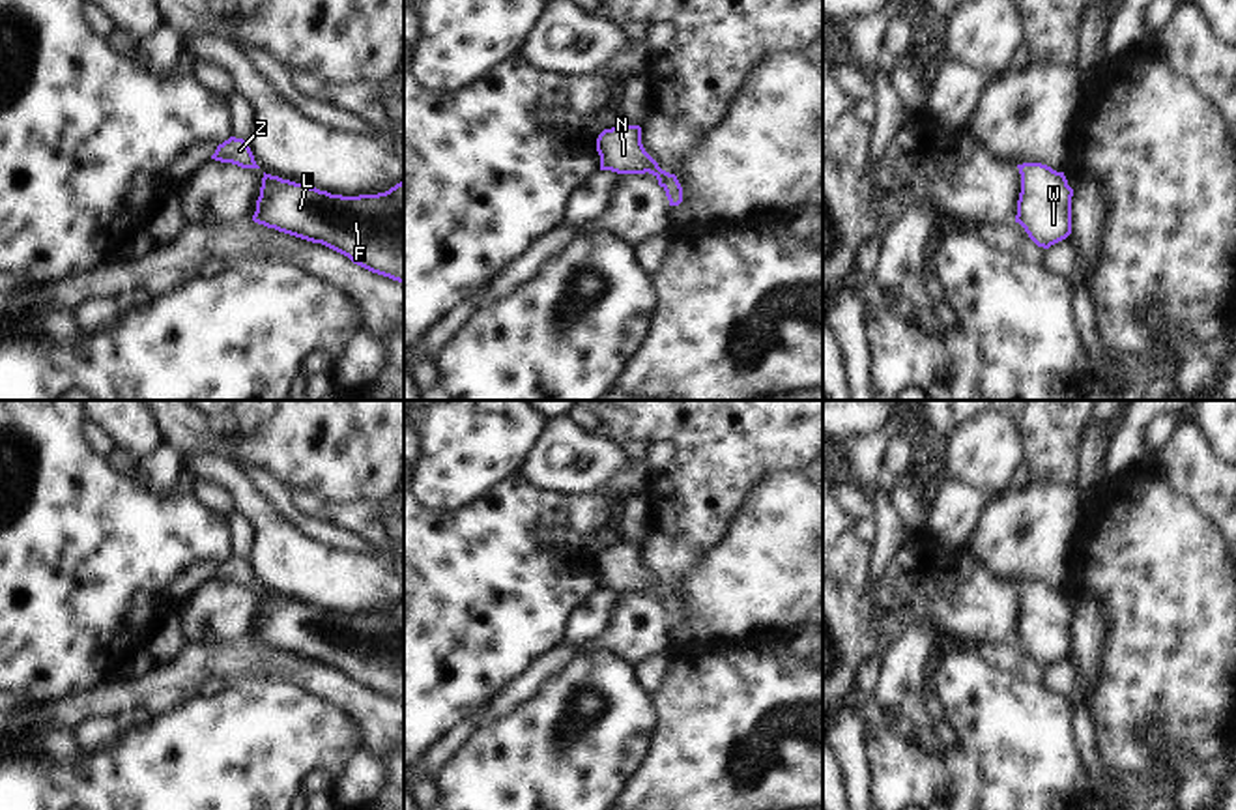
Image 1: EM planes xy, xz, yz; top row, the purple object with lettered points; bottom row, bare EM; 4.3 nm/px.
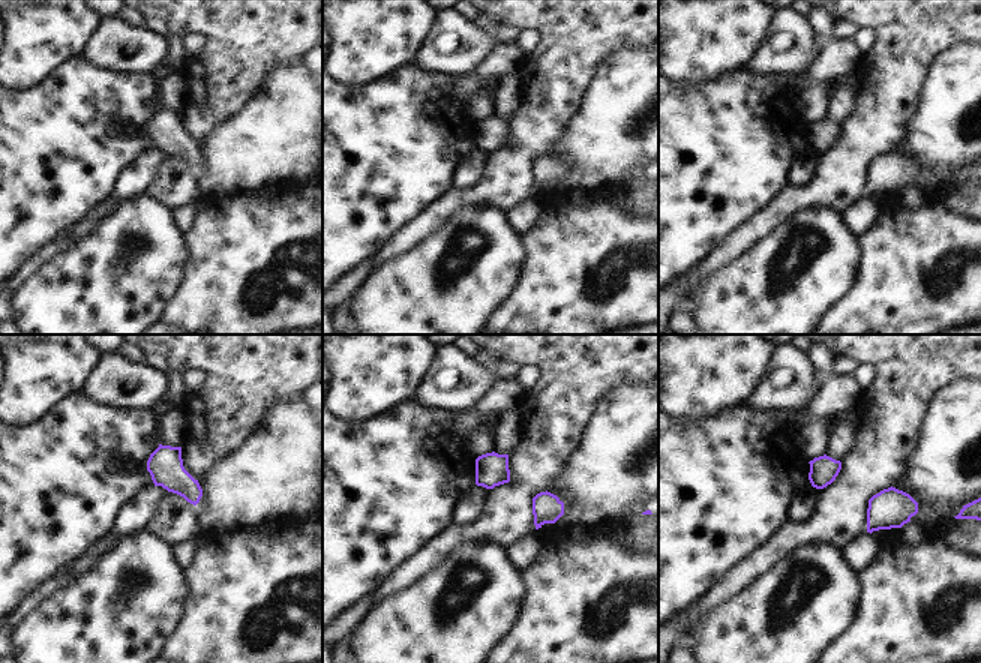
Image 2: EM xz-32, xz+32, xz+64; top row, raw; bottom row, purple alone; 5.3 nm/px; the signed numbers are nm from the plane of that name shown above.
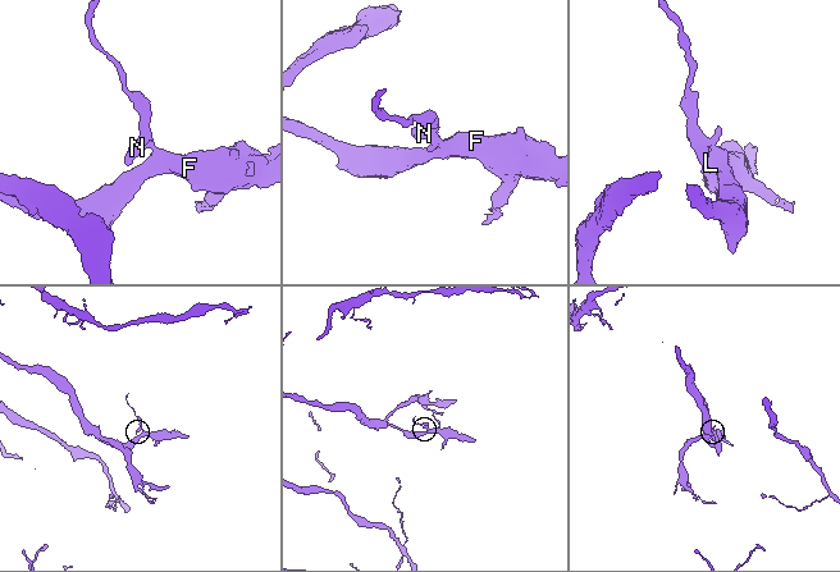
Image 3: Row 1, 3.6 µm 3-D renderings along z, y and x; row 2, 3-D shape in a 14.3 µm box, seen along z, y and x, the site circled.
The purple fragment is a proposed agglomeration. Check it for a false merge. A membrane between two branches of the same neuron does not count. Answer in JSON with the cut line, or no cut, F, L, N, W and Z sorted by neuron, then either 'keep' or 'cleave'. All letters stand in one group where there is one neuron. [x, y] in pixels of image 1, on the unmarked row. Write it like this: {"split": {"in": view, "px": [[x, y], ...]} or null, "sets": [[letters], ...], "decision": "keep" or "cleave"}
{"split": null, "sets": [["F", "L", "N", "W", "Z"]], "decision": "keep"}

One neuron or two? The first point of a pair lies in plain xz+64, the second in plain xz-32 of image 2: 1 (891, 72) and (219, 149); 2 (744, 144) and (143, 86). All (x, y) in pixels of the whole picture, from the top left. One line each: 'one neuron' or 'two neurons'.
1: two neurons
2: one neuron

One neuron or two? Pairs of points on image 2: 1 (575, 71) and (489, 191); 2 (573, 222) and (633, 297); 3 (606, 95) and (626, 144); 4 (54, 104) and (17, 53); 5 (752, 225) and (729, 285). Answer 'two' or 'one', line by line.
1: one
2: one
3: one
4: two
5: two

